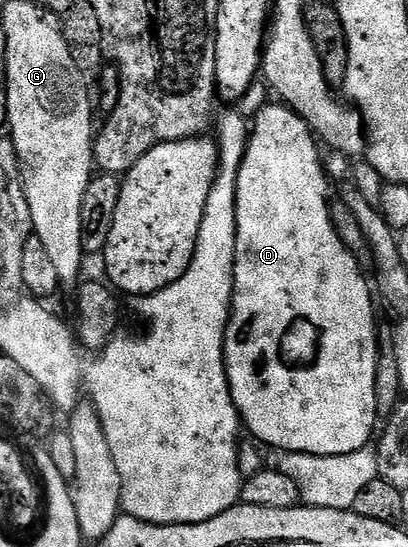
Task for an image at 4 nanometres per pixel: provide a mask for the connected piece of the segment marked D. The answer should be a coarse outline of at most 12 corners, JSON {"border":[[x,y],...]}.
{"border":[[282,102],[237,174],[223,339],[268,449],[362,452],[373,288]]}

